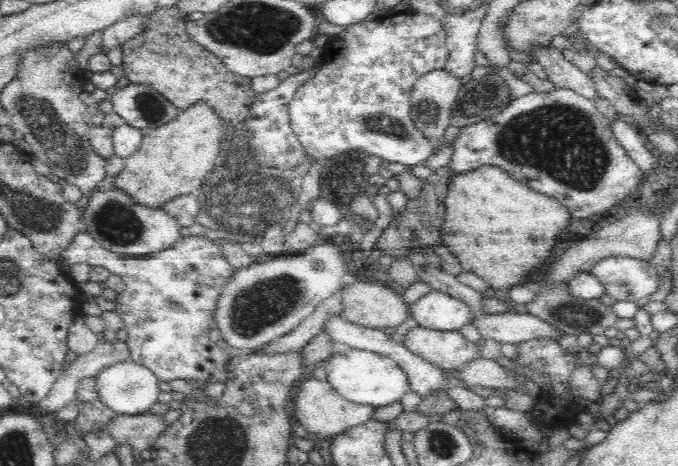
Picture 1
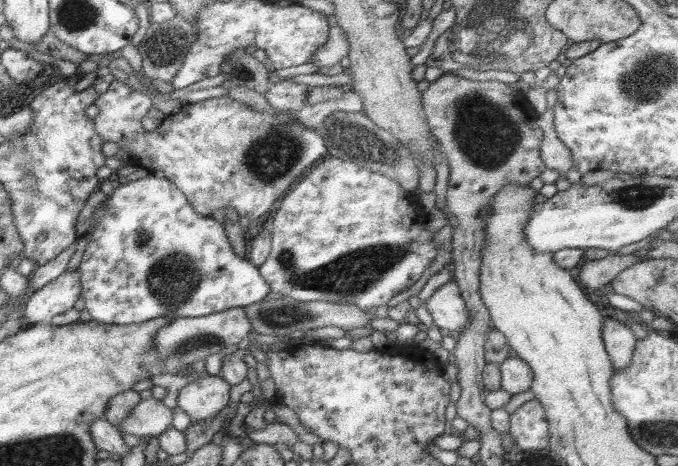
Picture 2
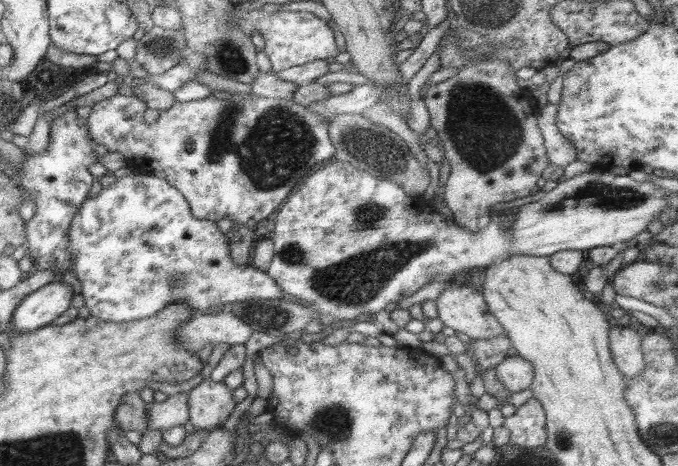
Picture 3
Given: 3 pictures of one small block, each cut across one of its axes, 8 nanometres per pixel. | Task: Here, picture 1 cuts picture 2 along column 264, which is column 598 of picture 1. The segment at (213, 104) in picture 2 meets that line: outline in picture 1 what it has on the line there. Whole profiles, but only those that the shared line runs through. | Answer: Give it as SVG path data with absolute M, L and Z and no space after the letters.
M564 87L546 92L533 91L519 98L511 98L502 112L495 112L483 121L459 128L453 147L447 166L454 173L464 174L482 165L502 168L513 180L556 200L568 210L574 220L588 218L592 214L606 216L620 211L618 206L622 200L632 196L646 176L618 144L610 120L594 106L594 101Z

